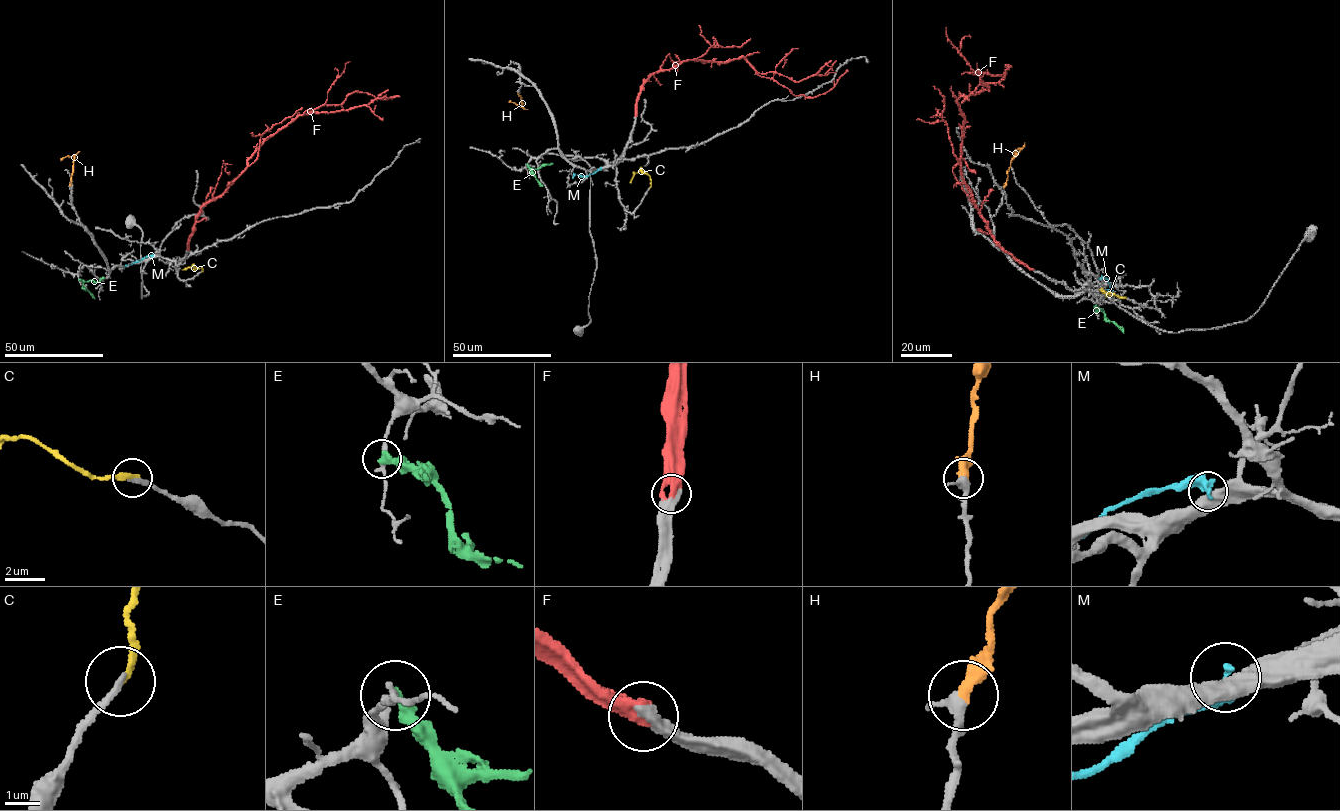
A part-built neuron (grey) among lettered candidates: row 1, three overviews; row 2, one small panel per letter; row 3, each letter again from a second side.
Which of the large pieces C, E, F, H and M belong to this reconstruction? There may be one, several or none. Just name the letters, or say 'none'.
F, H

